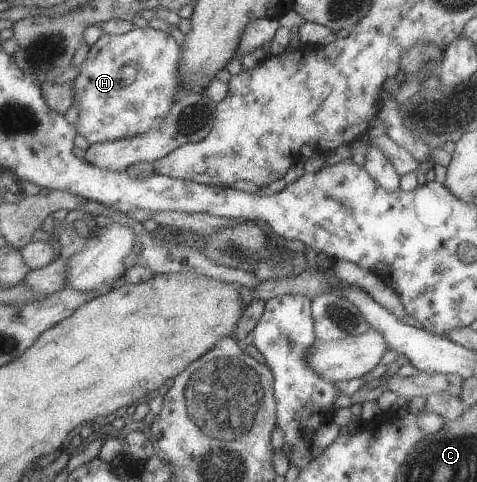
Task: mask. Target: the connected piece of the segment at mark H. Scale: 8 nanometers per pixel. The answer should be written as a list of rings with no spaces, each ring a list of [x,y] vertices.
[[[152,27],[135,28],[121,35],[102,34],[88,47],[86,59],[79,65],[79,73],[72,79],[71,106],[76,106],[75,134],[83,136],[88,144],[105,143],[135,137],[157,129],[172,104],[182,96],[178,63],[181,48],[170,33]]]

